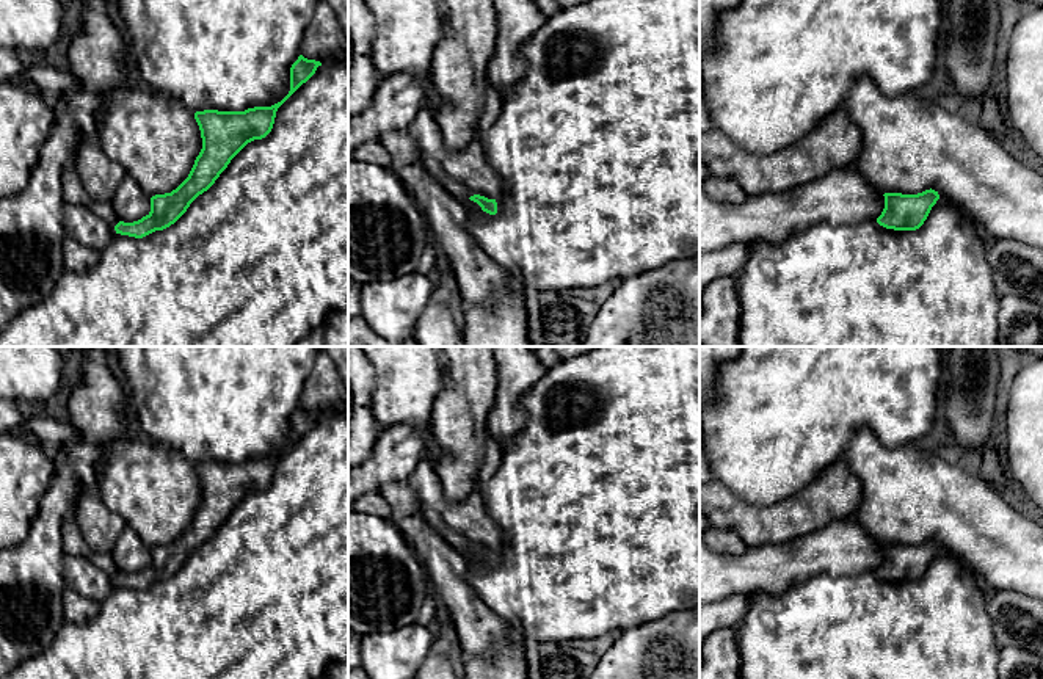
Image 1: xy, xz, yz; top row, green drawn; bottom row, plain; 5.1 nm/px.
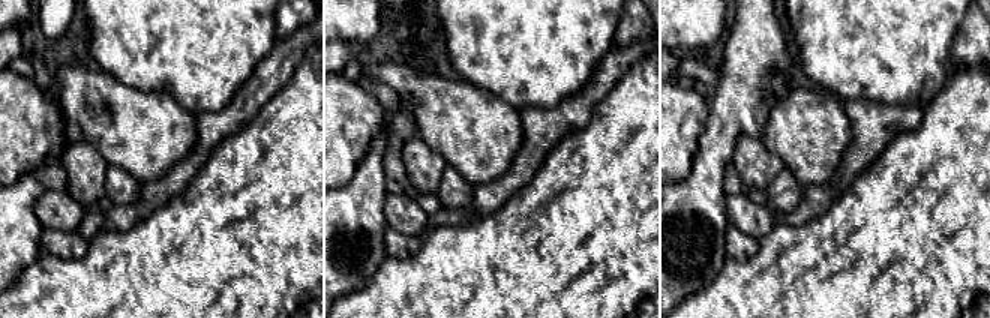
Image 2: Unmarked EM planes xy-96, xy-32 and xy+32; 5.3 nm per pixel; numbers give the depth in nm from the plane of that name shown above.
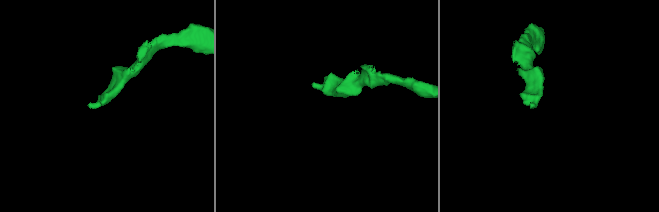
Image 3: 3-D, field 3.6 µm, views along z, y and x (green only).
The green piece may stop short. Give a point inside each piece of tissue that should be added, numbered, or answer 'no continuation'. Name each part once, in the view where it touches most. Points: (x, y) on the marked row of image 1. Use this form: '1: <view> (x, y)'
1: xz (465, 173)

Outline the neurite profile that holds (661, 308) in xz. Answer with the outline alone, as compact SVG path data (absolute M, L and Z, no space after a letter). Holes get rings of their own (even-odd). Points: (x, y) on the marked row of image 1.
M700 254L621 279L582 347L700 347Z

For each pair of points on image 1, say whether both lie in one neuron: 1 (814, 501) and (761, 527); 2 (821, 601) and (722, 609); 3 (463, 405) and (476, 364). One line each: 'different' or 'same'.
1: same
2: different
3: same

